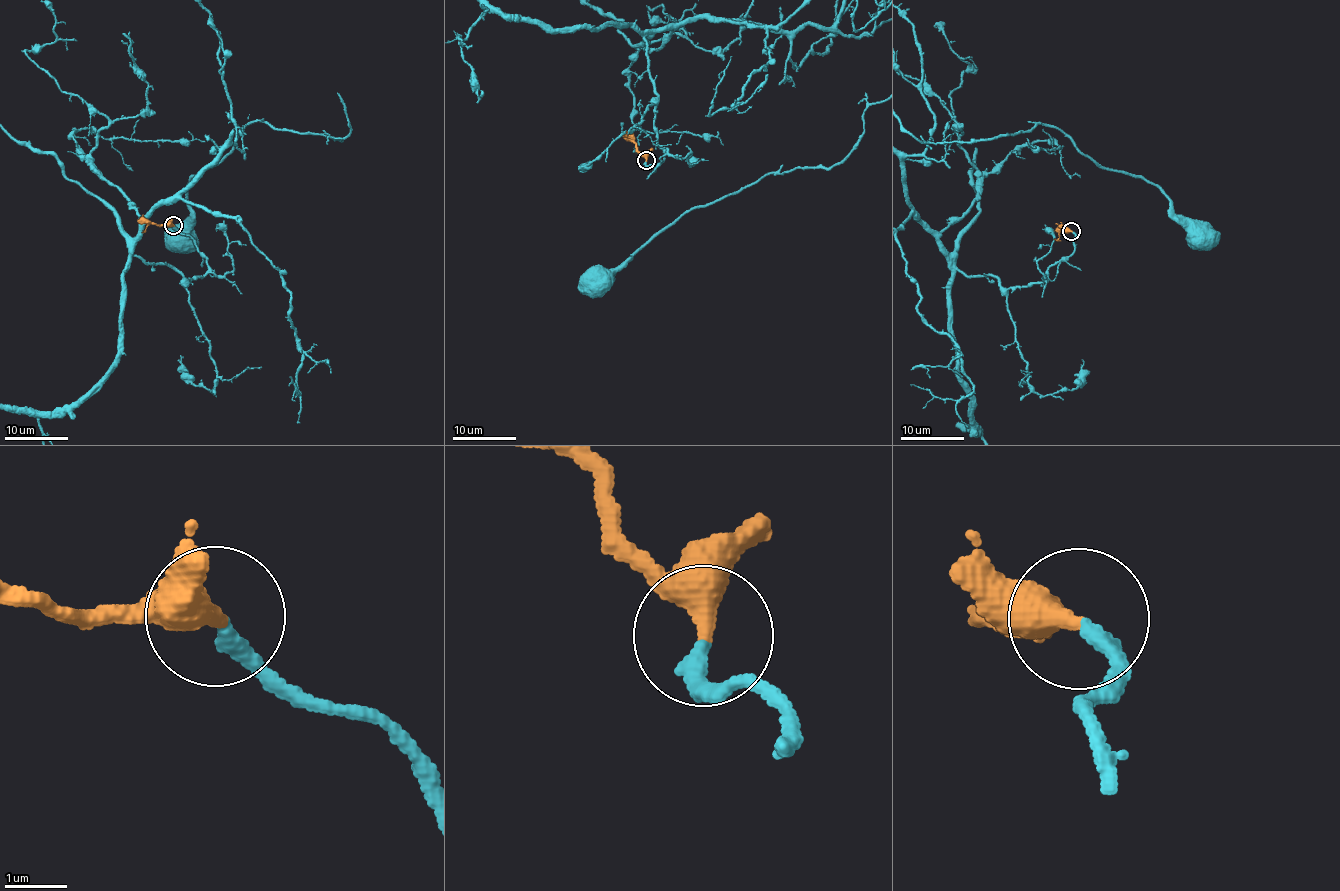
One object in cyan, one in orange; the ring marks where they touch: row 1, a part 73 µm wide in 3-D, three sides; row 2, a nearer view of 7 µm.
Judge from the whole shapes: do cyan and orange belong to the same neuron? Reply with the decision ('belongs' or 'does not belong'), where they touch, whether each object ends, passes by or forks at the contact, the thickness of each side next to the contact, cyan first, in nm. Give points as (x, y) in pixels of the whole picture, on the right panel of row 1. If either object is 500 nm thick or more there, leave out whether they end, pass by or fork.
belongs; place (1071, 231); cyan ends; orange ends; calibres 280 and 440 nm

